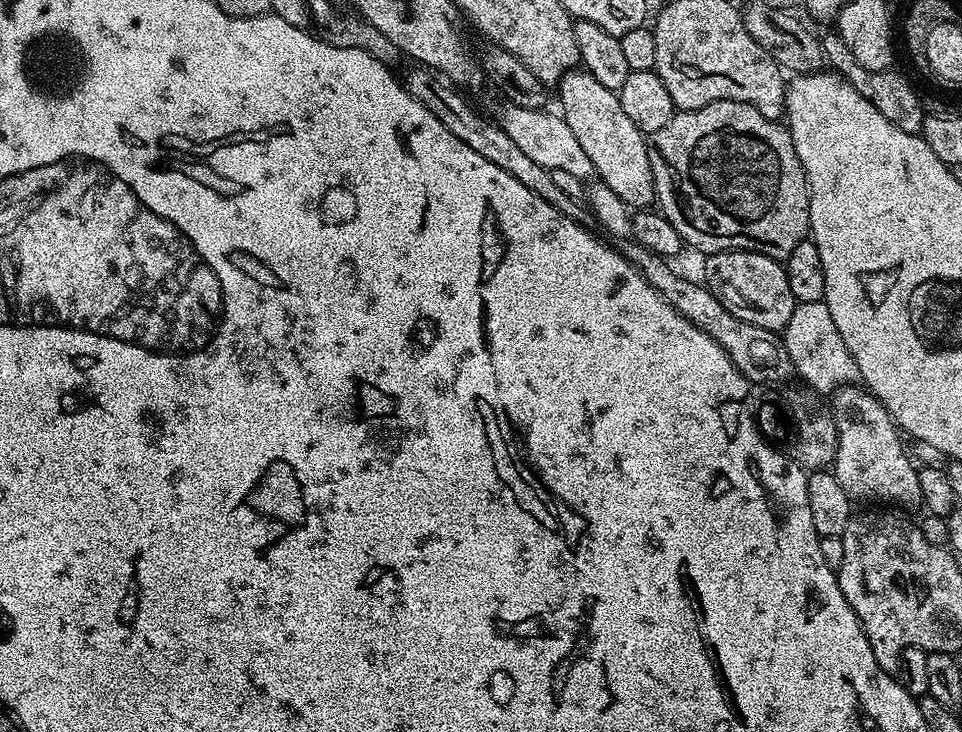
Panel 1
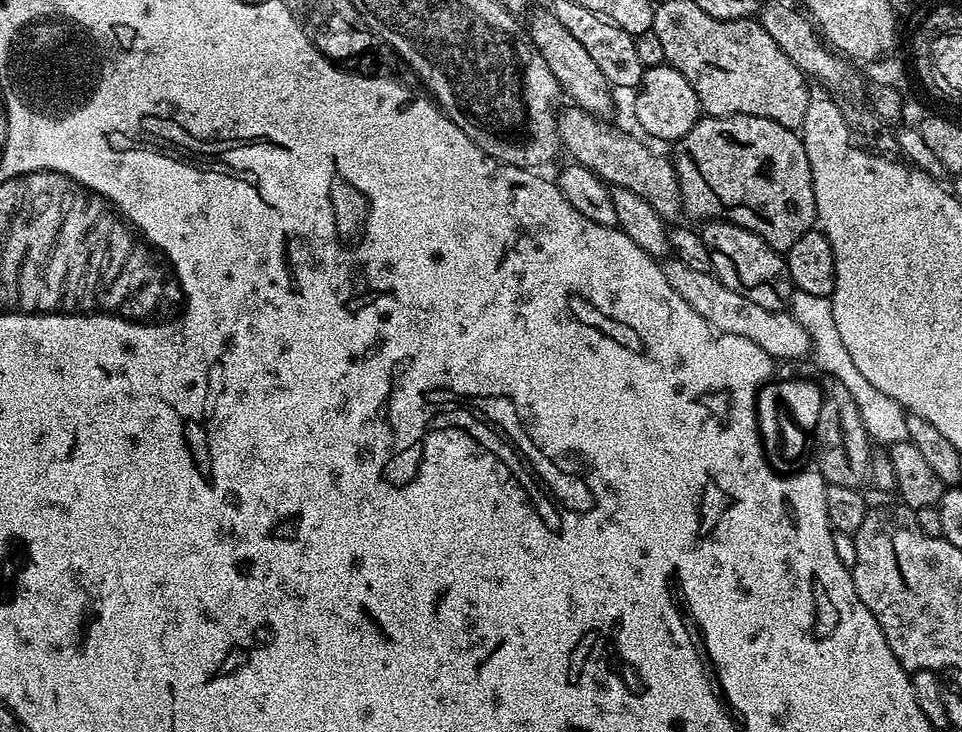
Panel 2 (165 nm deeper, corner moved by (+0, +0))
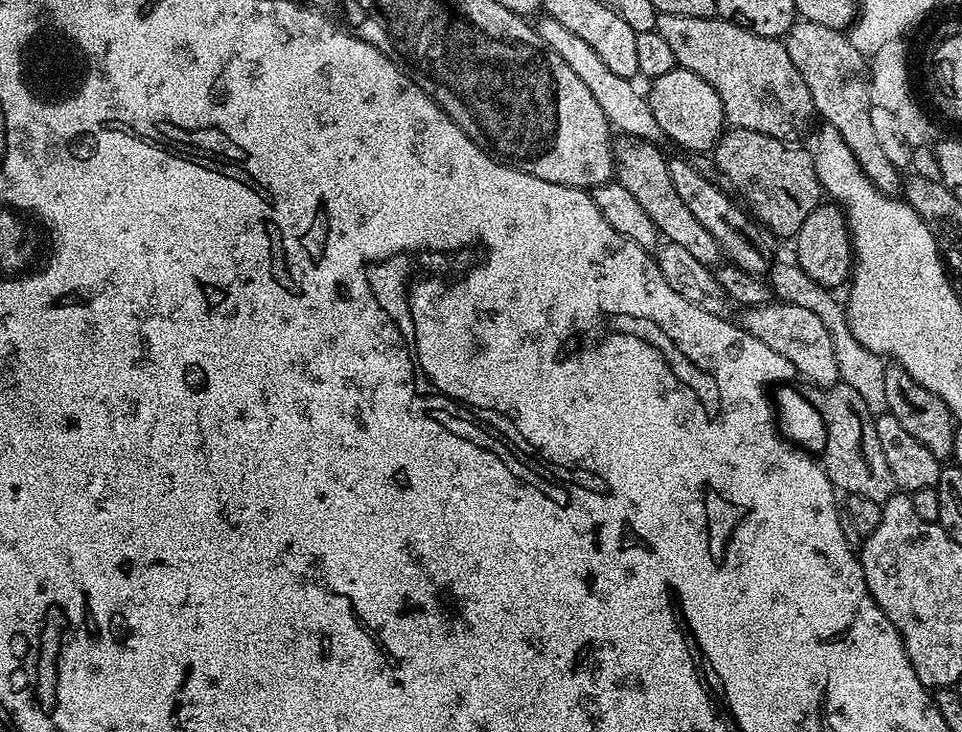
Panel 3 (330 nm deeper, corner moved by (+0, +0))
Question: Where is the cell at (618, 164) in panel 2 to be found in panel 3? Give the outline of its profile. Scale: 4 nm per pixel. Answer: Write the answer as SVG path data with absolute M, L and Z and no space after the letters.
M617 135L612 145L615 179L622 186L626 186L630 194L634 194L642 210L650 214L657 233L667 243L683 246L692 257L698 258L698 262L709 266L719 265L722 260L720 244L714 238L714 234L710 234L710 230L706 230L706 226L702 226L702 222L698 222L698 218L690 214L690 209L686 207L686 202L682 202L678 190L674 190L674 182L670 182L668 169L669 157L660 152L662 151L657 145L644 139Z

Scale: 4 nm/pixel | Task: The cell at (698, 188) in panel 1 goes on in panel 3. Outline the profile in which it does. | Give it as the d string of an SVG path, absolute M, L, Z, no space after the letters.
M729 127L714 149L721 174L732 183L731 191L747 205L751 215L765 229L768 227L774 235L788 238L795 237L796 232L802 230L802 222L810 218L810 210L822 203L813 153L809 149L807 152L804 148L792 147L796 146L758 134L758 130Z

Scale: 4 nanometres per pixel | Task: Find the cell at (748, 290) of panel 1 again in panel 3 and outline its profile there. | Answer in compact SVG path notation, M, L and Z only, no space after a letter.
M669 159L668 169L670 182L674 182L674 190L678 190L682 202L686 202L686 207L690 209L690 214L694 214L694 218L698 218L698 222L702 222L702 226L706 226L710 234L714 234L721 253L742 270L757 274L767 273L770 259L764 253L764 244L760 241L761 229L754 223L753 217L727 191L724 193L706 173L699 172L690 161Z

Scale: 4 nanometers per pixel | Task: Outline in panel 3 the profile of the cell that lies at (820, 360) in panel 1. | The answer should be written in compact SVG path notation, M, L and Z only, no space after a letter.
M795 262L788 264L773 263L766 273L766 279L772 285L772 294L777 301L794 306L802 306L813 314L818 314L822 326L830 330L830 342L834 342L834 356L838 358L840 380L850 385L858 394L862 394L862 402L872 413L887 412L886 406L886 378L884 377L885 361L878 354L866 350L858 338L854 338L850 331L850 322L845 305L836 297L837 293L831 288L823 288L810 274L806 274Z

